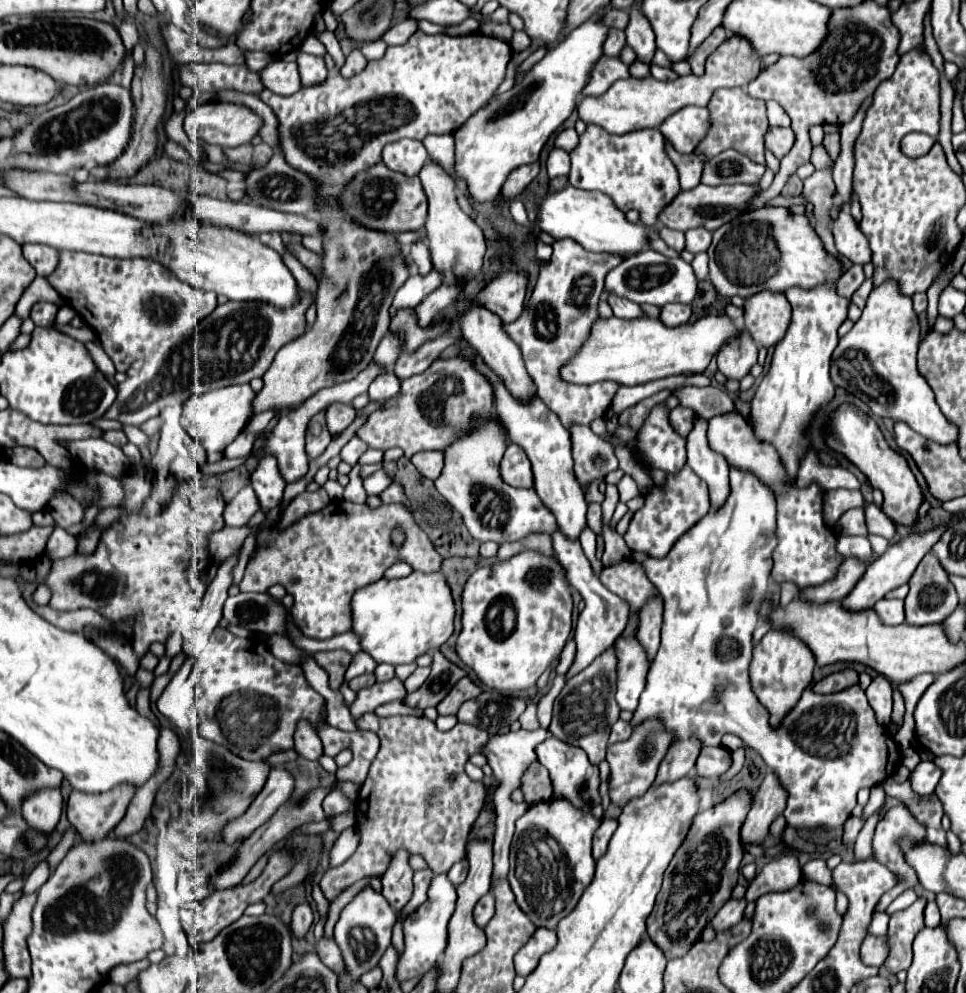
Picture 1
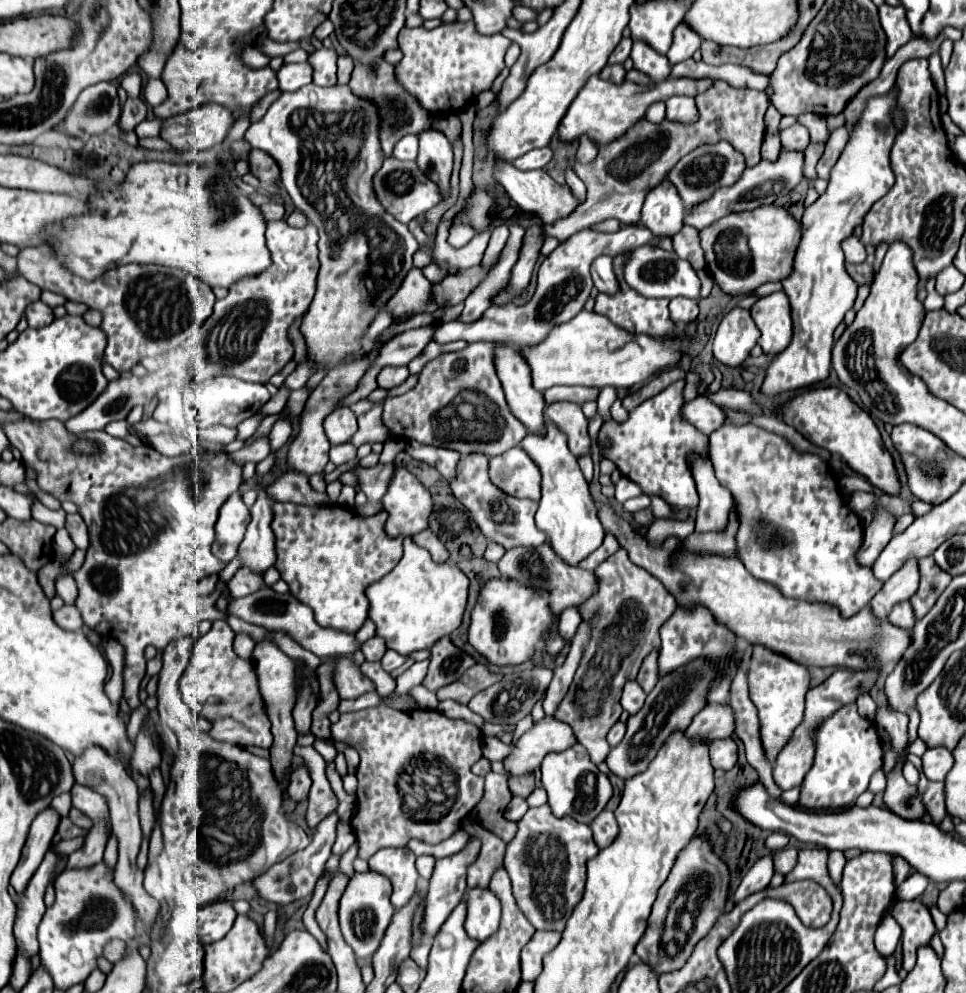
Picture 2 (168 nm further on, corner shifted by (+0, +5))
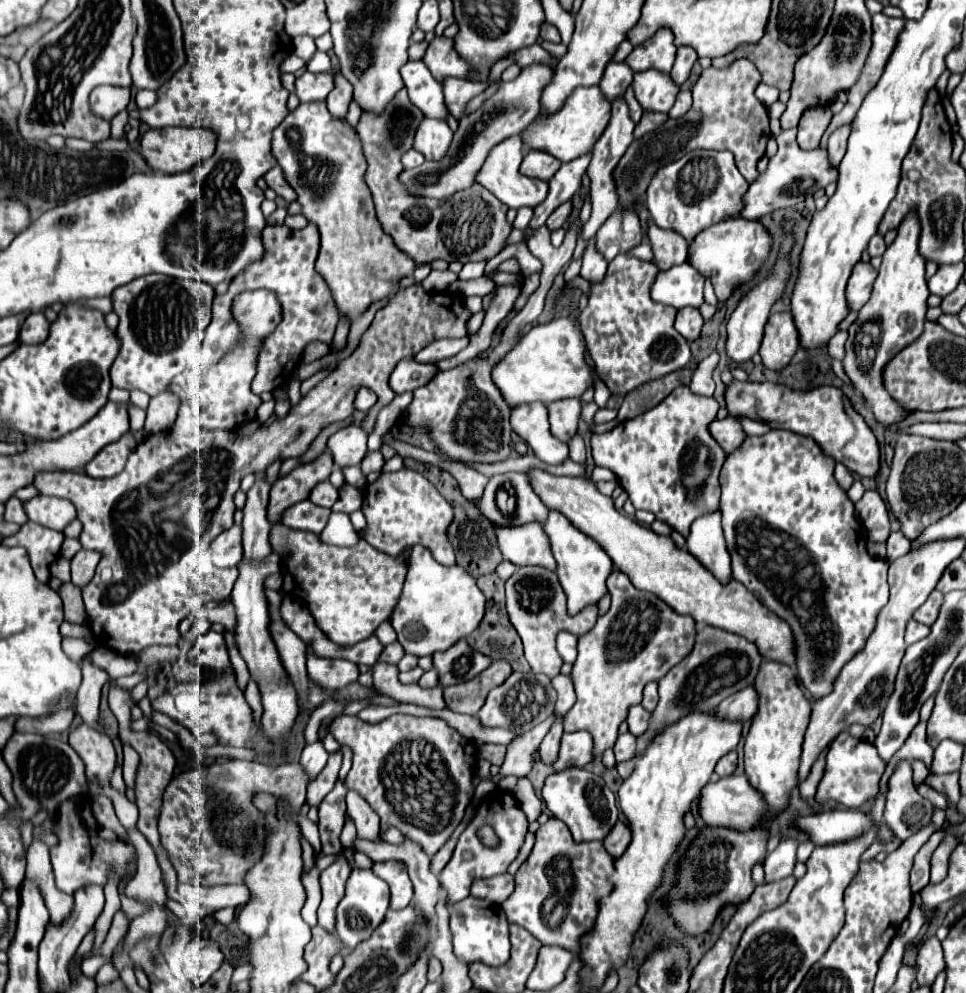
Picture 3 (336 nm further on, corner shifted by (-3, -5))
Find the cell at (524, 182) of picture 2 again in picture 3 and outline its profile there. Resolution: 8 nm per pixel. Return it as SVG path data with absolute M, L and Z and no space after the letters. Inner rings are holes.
M509 136L505 138L503 142L499 142L497 146L491 148L487 160L483 162L481 170L477 172L477 182L481 186L485 186L489 192L493 192L505 206L509 208L521 208L521 206L529 206L529 208L535 208L539 206L545 196L547 196L547 182L545 180L539 180L539 178L529 178L529 176L523 176L519 172L519 166L521 166L521 160L523 160L523 142L521 142L521 136Z

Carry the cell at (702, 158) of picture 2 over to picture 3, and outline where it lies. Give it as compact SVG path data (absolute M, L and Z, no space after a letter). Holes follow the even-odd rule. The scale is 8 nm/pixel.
M695 150L655 172L647 186L645 206L659 228L675 230L691 242L703 228L721 220L737 218L743 210L743 196L747 188L749 184L735 168L731 152Z

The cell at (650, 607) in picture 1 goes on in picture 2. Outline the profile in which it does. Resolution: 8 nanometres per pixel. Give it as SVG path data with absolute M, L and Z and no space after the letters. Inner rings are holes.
M652 650L652 652L644 658L644 662L642 662L642 666L640 666L640 672L638 672L638 678L636 678L646 694L648 694L648 692L656 686L656 682L658 682L658 666L656 666L656 660L658 660L658 652Z

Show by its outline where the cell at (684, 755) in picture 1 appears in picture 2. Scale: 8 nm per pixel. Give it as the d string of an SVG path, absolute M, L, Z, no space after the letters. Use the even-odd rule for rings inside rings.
M704 706L684 730L688 738L702 738L712 742L716 738L730 736L734 730L734 714L730 706Z

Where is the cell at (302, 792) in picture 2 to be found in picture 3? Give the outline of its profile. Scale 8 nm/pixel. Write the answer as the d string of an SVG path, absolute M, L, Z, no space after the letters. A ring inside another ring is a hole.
M313 742L313 744L307 744L301 752L301 764L303 768L307 768L311 780L315 780L315 774L319 774L325 764L327 764L327 750L323 748L323 742Z

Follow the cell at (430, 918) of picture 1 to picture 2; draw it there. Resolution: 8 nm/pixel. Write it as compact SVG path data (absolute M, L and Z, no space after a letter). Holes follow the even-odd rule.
M472 838L468 842L468 846L450 856L450 858L442 858L442 860L436 860L436 868L434 868L434 874L430 878L430 888L428 888L428 894L426 894L426 904L424 904L424 918L422 918L422 924L420 924L420 930L422 930L422 936L424 938L434 938L440 930L440 926L446 922L446 918L450 916L450 912L458 906L458 902L462 900L462 894L466 890L466 866L468 862L476 860L476 854L480 850L480 840L478 838Z

